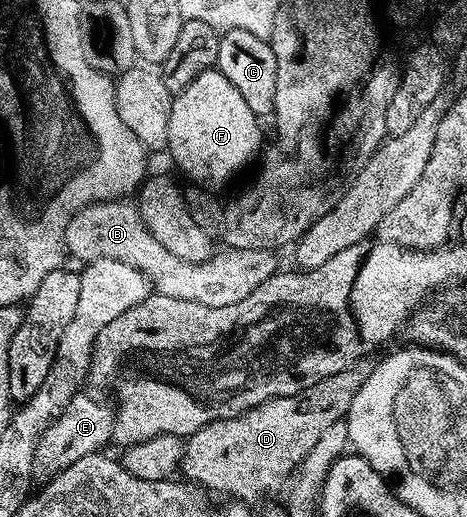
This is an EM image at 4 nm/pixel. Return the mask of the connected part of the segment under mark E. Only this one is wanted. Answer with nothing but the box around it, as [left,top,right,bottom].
[33,394,116,478]

